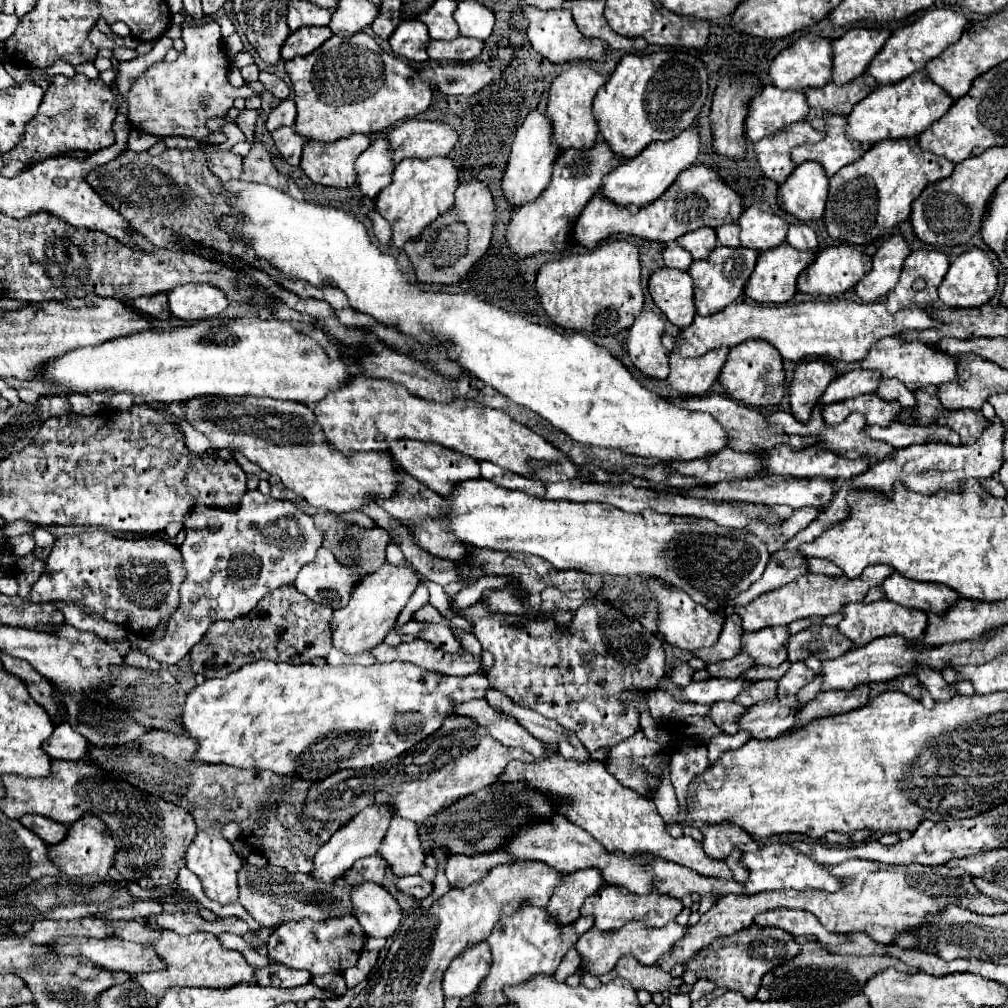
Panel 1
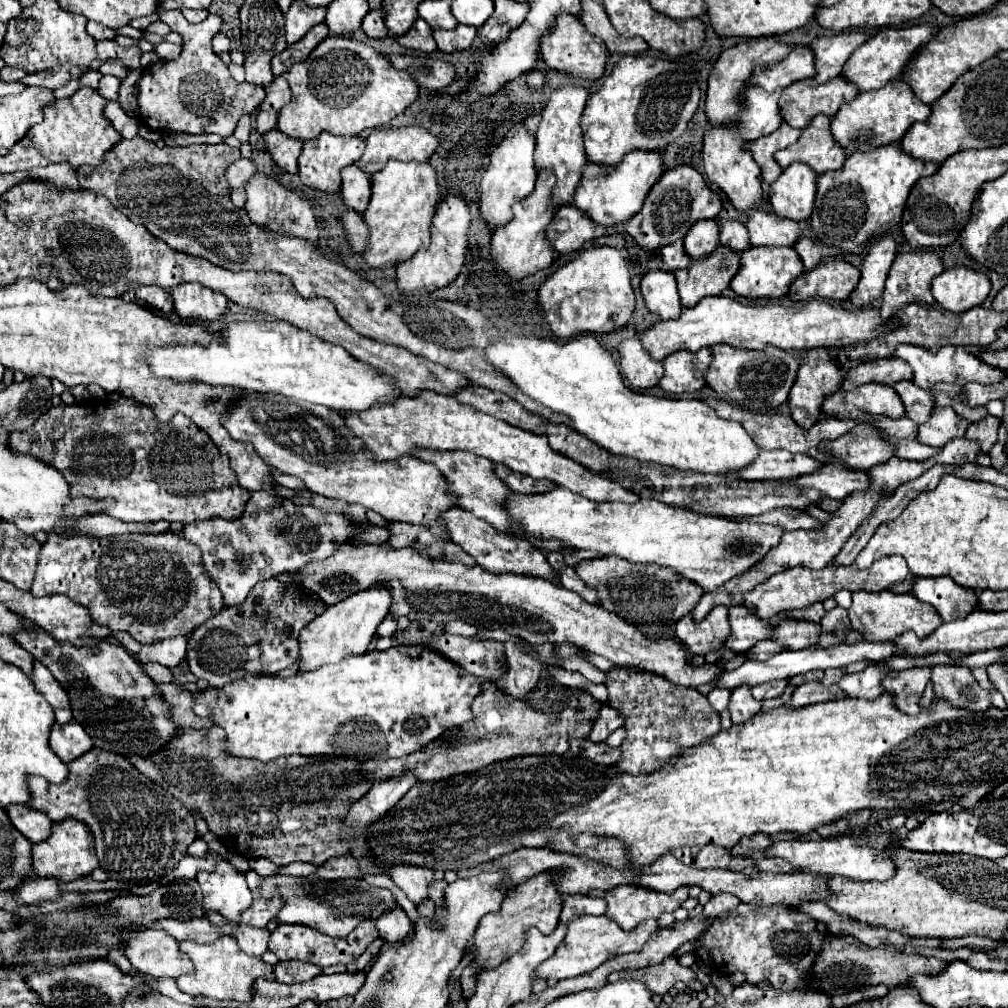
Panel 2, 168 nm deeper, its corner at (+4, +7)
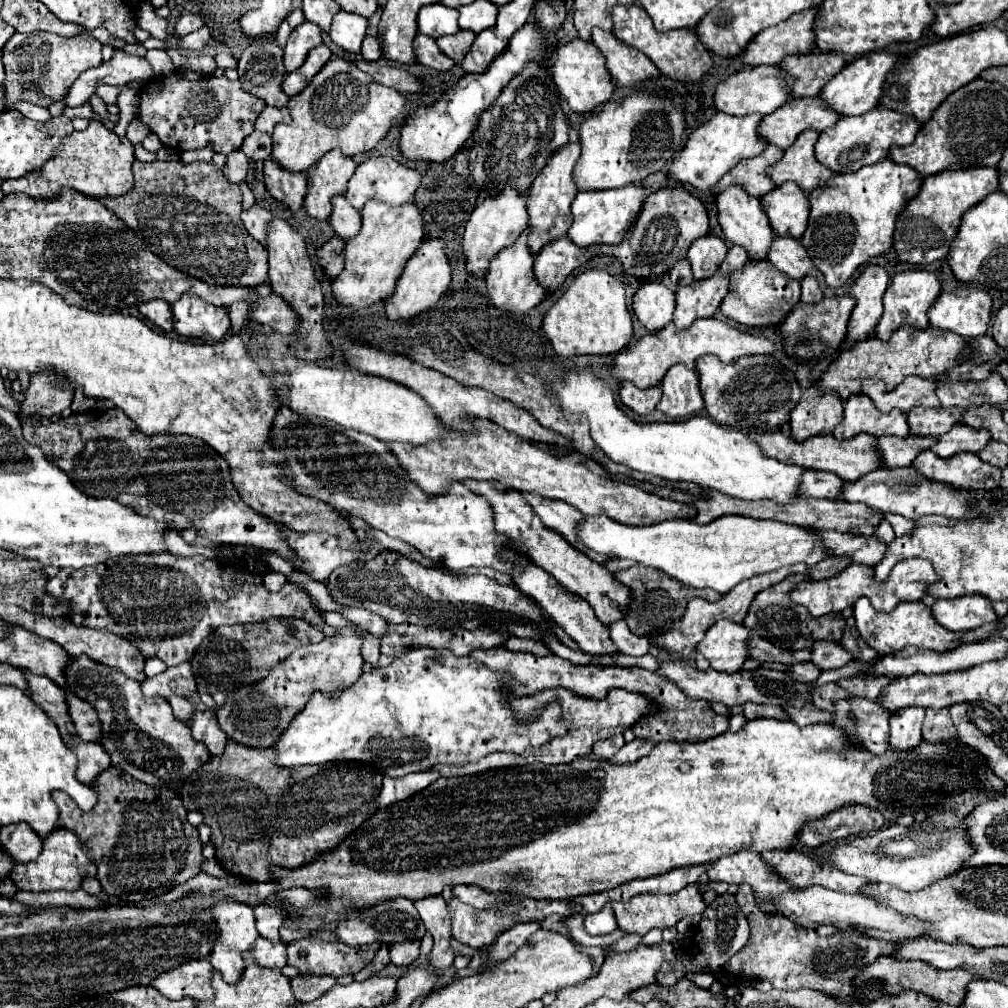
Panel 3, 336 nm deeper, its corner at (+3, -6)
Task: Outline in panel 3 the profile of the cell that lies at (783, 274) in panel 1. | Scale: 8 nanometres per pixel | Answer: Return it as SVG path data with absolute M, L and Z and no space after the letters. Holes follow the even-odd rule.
M749 260L741 270L731 272L729 276L729 292L721 302L721 312L733 320L735 324L747 328L779 328L785 314L789 314L799 302L801 286L797 280L787 274L775 270L767 260Z

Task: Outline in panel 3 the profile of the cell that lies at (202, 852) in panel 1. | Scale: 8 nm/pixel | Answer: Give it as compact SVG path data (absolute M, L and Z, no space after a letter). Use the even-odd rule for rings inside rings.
M219 898L211 908L211 916L217 928L217 938L211 950L211 966L215 970L219 970L223 974L223 978L227 978L227 982L235 982L235 978L239 978L239 974L243 972L243 958L241 952L249 950L249 946L253 946L255 938L259 936L259 932L255 930L255 916L253 916L253 906L245 904L245 902L235 902L229 898Z

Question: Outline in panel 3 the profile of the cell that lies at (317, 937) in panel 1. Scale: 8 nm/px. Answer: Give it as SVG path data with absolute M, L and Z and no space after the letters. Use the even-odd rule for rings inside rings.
M315 932L303 940L295 940L287 944L287 964L295 966L301 974L327 974L327 976L345 976L345 974L355 974L363 966L367 966L375 952L381 948L379 942L367 944L367 946L357 946L351 948L335 938L333 932Z

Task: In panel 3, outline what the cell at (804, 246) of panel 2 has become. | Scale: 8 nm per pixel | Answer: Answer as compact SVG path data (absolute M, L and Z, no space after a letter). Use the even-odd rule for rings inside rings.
M805 276L801 280L801 300L803 302L817 302L823 298L823 292L819 288L819 280L815 276Z

